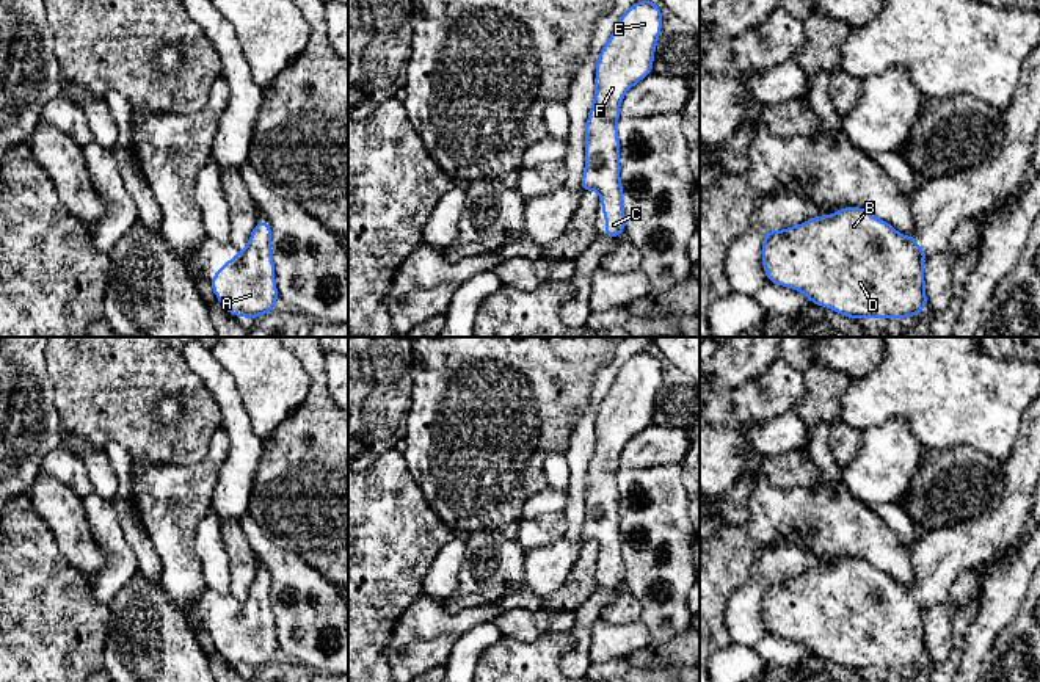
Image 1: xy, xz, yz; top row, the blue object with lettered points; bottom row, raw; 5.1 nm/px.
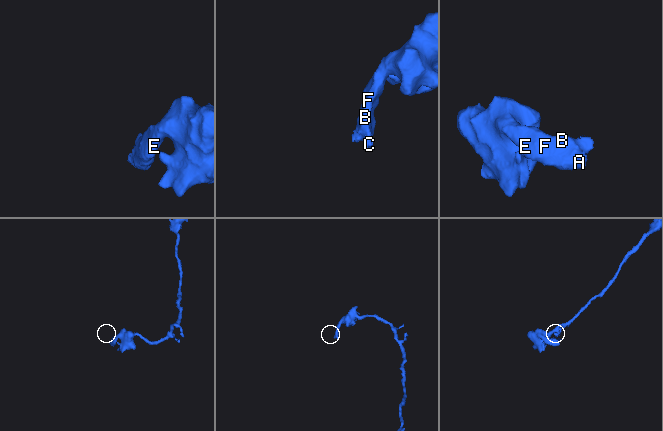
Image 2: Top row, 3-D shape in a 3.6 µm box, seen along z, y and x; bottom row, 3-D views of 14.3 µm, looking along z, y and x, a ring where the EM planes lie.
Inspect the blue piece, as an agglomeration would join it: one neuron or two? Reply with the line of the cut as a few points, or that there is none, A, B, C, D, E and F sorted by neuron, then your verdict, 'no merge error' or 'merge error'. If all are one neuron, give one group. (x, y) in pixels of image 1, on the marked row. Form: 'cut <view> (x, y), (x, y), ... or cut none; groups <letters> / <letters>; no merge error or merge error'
cut none; groups A B C D E F; no merge error

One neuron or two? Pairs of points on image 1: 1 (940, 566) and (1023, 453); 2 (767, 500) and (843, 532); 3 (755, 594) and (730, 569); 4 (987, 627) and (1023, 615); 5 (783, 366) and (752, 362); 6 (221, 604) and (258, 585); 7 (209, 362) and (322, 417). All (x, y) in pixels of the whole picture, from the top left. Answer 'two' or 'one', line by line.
1: one
2: one
3: two
4: two
5: two
6: one
7: two

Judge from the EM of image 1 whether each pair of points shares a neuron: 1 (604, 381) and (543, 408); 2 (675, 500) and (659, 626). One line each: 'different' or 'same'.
1: different
2: same

